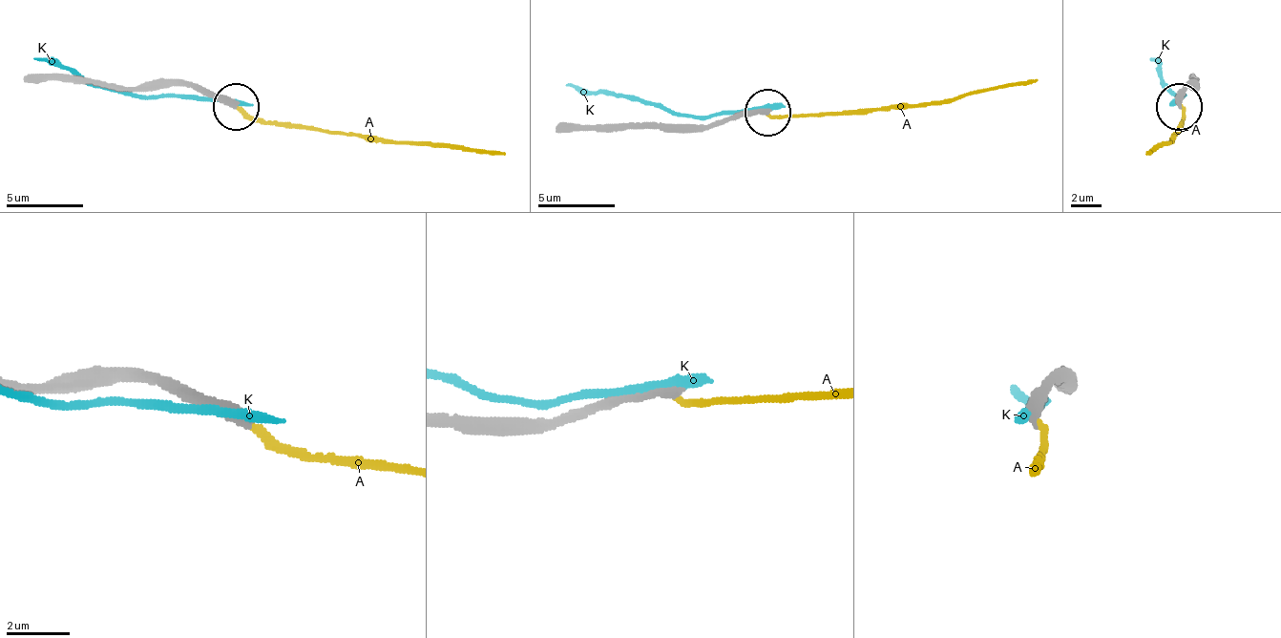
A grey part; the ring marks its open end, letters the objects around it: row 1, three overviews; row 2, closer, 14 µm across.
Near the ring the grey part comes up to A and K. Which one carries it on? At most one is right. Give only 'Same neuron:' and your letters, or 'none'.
Same neuron: none

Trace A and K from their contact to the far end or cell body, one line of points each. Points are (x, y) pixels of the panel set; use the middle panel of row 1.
A: (766, 116), (952, 103), (1036, 80)
K: (755, 112), (670, 116), (567, 84)

